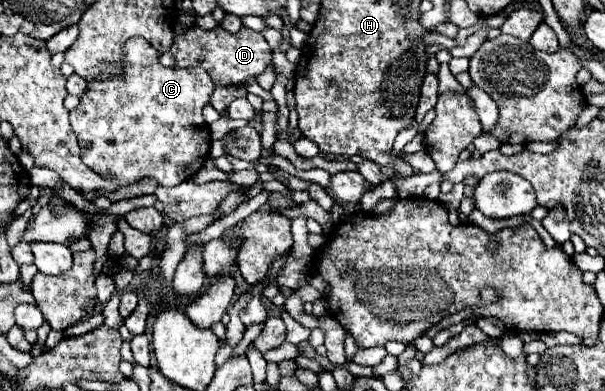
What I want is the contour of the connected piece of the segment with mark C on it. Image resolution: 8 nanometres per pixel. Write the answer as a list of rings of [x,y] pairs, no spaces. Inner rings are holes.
[[[141,37],[127,41],[123,53],[123,75],[89,81],[79,107],[71,111],[71,129],[79,139],[81,159],[95,173],[111,179],[119,187],[131,185],[141,177],[155,177],[159,185],[175,187],[191,179],[209,155],[209,125],[205,123],[201,109],[209,103],[215,85],[205,69],[163,67],[157,57],[159,53]]]

